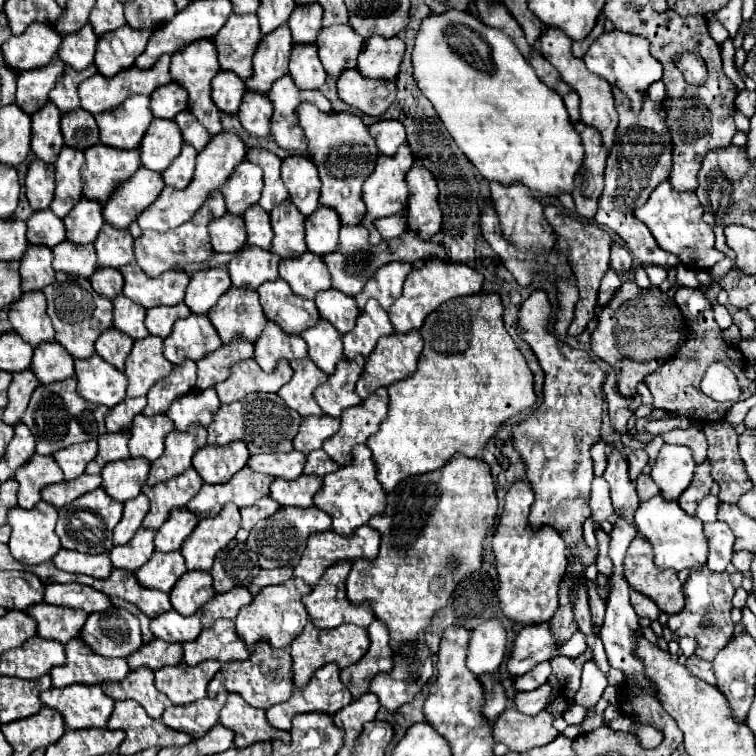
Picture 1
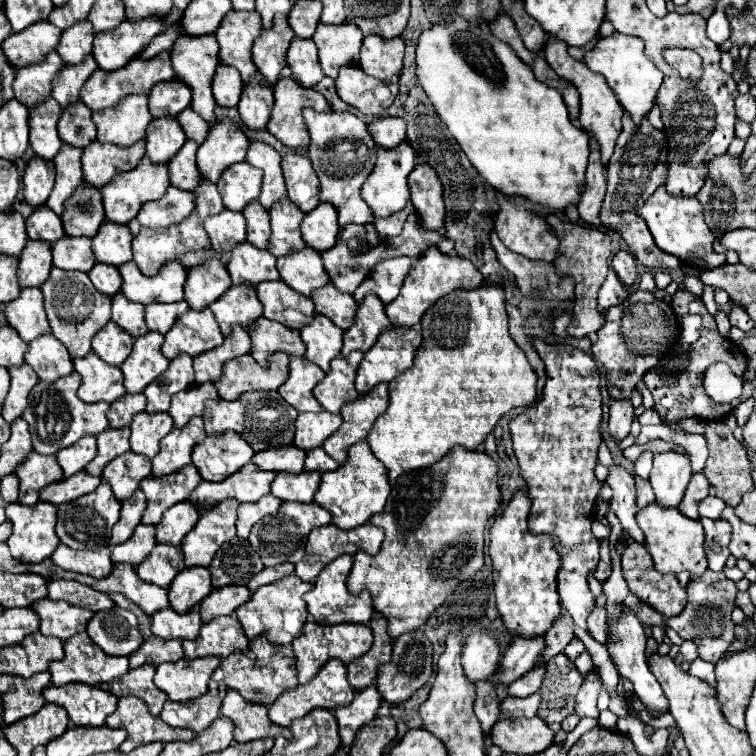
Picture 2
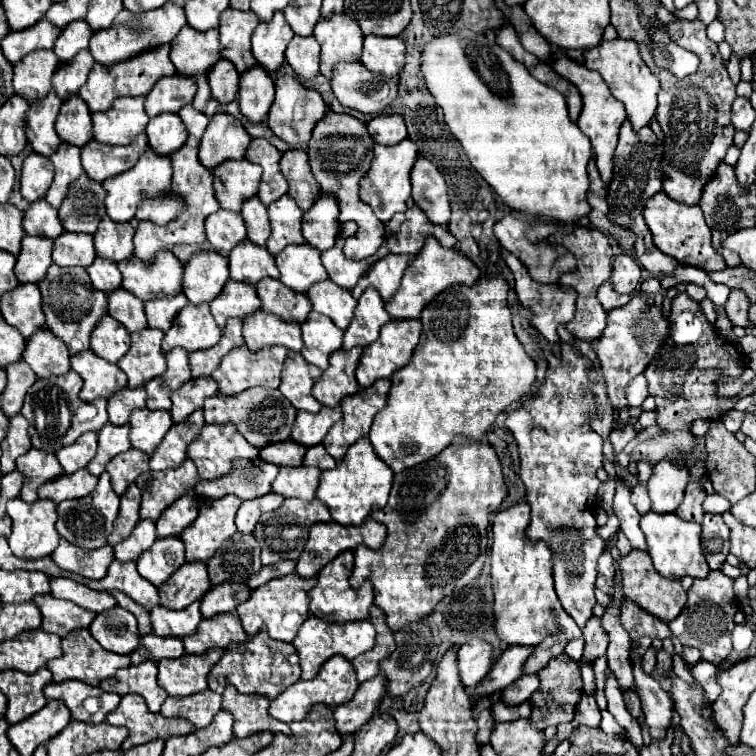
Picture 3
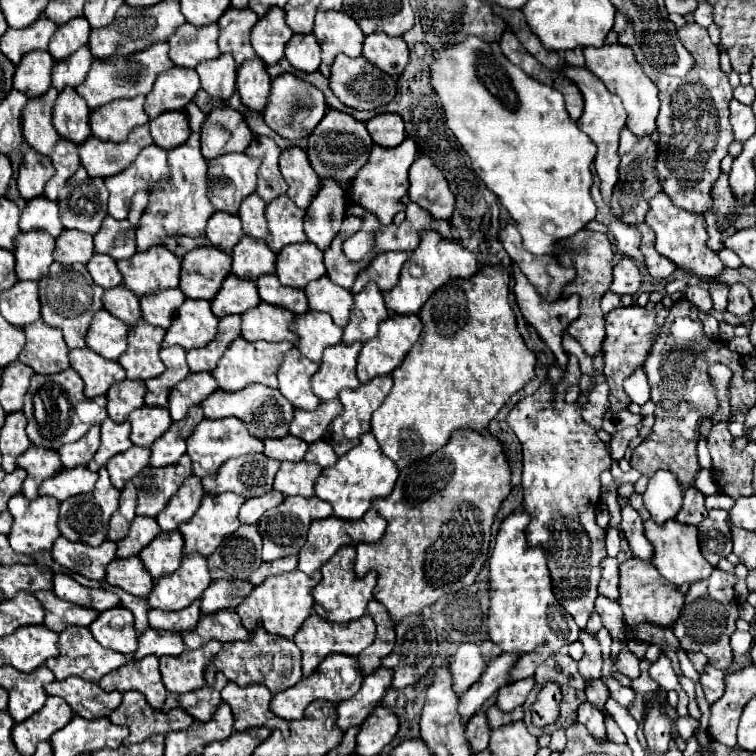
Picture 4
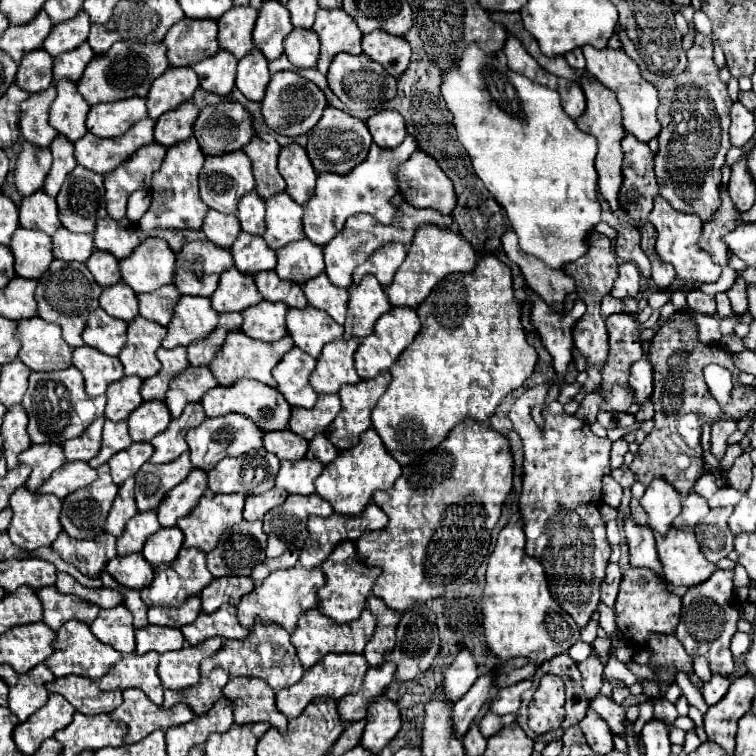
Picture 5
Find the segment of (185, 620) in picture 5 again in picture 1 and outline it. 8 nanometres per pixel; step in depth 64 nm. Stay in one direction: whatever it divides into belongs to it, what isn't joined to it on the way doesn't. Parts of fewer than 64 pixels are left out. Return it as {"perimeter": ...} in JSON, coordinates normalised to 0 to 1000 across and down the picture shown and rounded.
{"perimeter":[[[222,807],[201,820],[198,833],[206,844],[214,844],[217,849],[259,847],[259,841],[267,836],[265,810],[254,815],[238,815],[233,807]]]}

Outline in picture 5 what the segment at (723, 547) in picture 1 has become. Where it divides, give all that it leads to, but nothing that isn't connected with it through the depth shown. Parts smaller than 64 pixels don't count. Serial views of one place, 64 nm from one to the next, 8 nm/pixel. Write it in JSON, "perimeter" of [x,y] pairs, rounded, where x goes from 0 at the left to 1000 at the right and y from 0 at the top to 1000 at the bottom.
{"perimeter":[[[944,672],[937,683],[921,696],[921,714],[926,720],[929,733],[939,743],[950,743],[971,728],[971,709],[963,698],[963,683],[968,672]]]}

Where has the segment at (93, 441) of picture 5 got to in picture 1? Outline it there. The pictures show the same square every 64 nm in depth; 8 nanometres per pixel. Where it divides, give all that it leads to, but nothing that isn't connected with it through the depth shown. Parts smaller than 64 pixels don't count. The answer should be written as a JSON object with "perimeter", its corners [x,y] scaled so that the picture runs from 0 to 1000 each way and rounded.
{"perimeter":[[[116,582],[111,587],[101,587],[95,593],[85,593],[79,598],[71,598],[71,608],[77,611],[77,616],[85,624],[85,635],[98,635],[101,630],[106,630],[114,619],[114,614],[127,603],[130,598],[130,587],[127,582]]]}

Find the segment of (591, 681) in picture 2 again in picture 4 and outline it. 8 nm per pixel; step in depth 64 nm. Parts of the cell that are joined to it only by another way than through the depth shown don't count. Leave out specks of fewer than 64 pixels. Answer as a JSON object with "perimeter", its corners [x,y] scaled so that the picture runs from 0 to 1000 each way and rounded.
{"perimeter":[[[772,929],[765,937],[765,955],[778,963],[778,968],[791,979],[791,981],[804,981],[802,976],[802,960],[799,960],[799,947],[794,939],[788,939],[780,929]]]}

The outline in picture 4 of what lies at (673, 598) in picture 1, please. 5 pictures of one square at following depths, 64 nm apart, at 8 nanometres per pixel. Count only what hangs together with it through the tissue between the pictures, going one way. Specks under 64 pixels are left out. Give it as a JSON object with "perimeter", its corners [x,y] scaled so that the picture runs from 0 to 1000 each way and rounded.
{"perimeter":[[[833,738],[820,749],[820,791],[817,791],[817,796],[825,810],[828,825],[841,828],[841,825],[849,825],[852,820],[857,820],[857,825],[873,825],[876,831],[886,831],[899,815],[899,807],[905,799],[905,786],[897,783],[894,775],[884,772],[884,767],[878,767],[862,746]]]}

